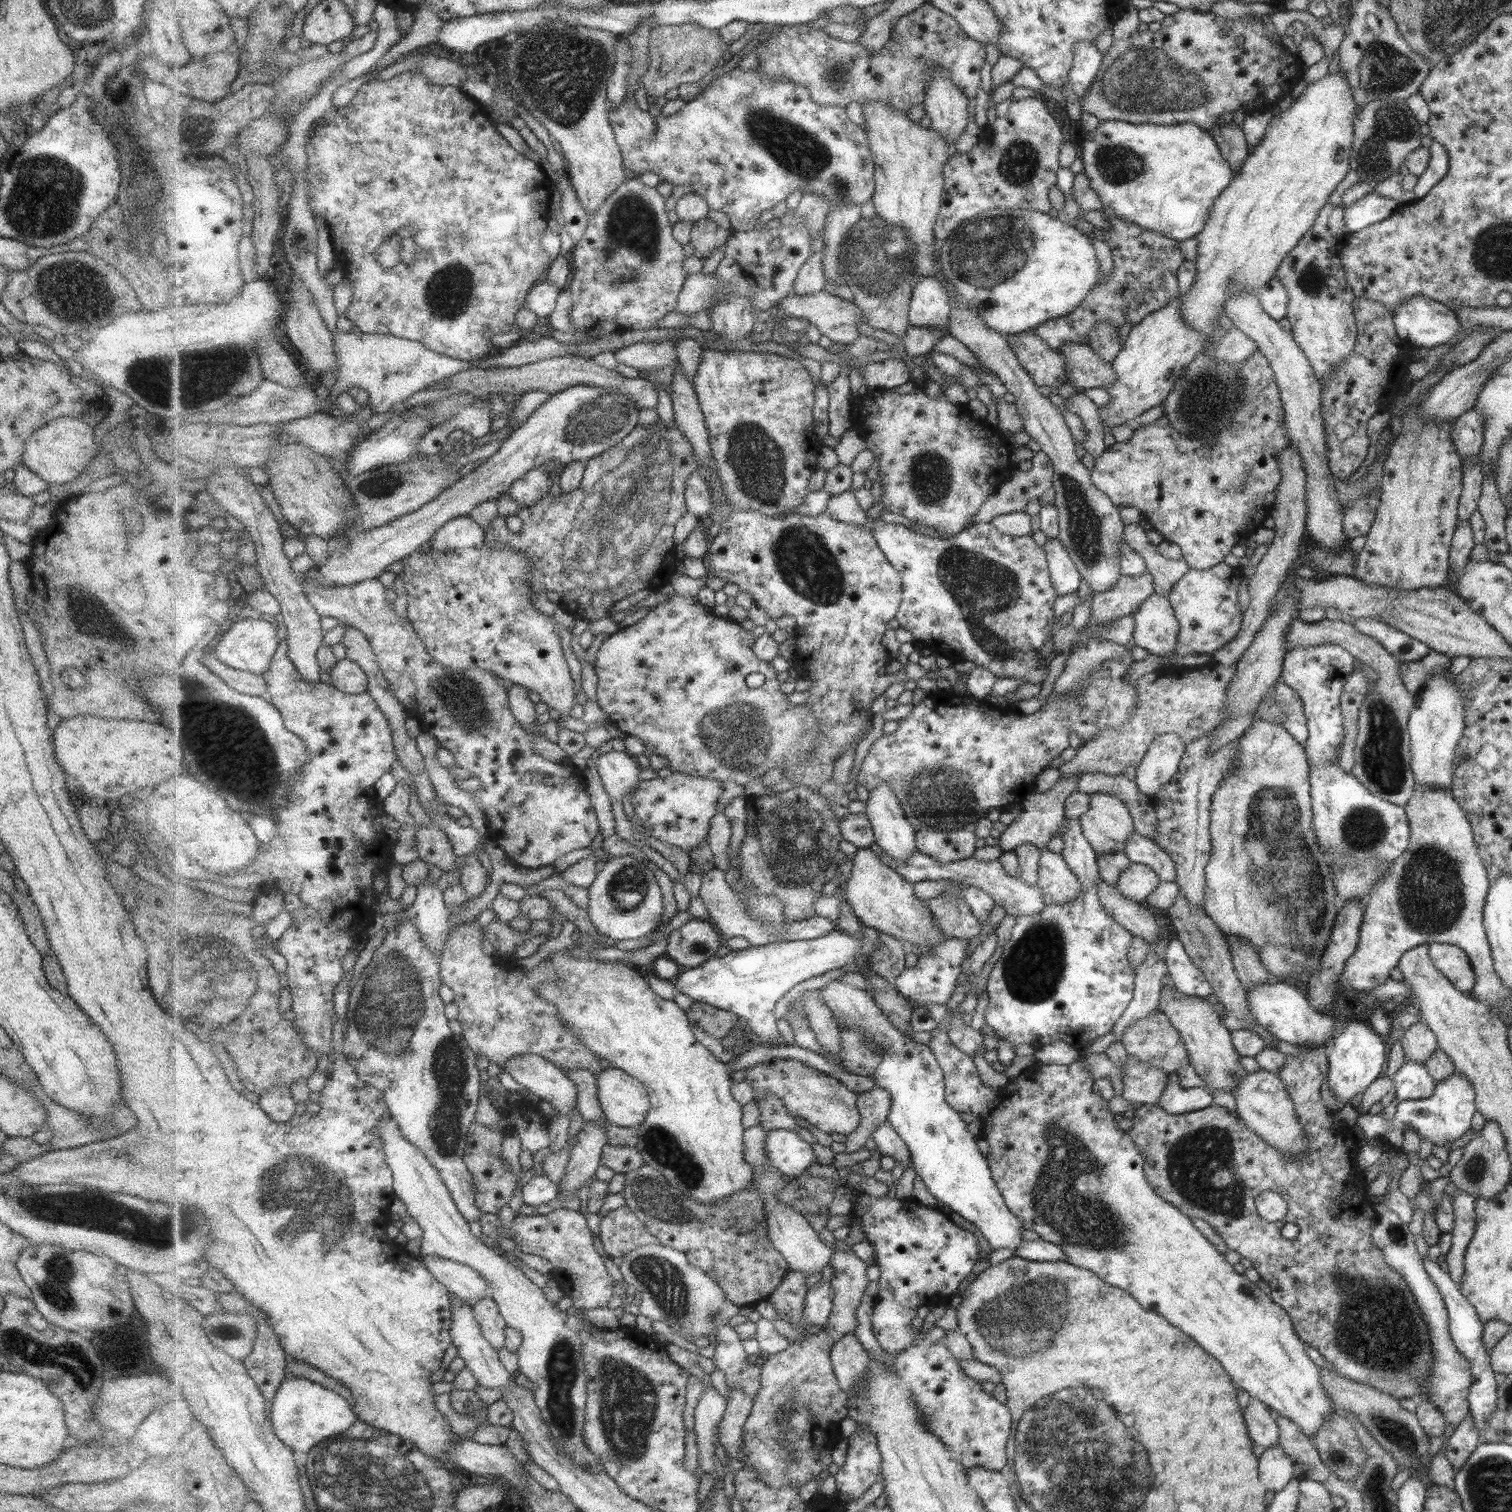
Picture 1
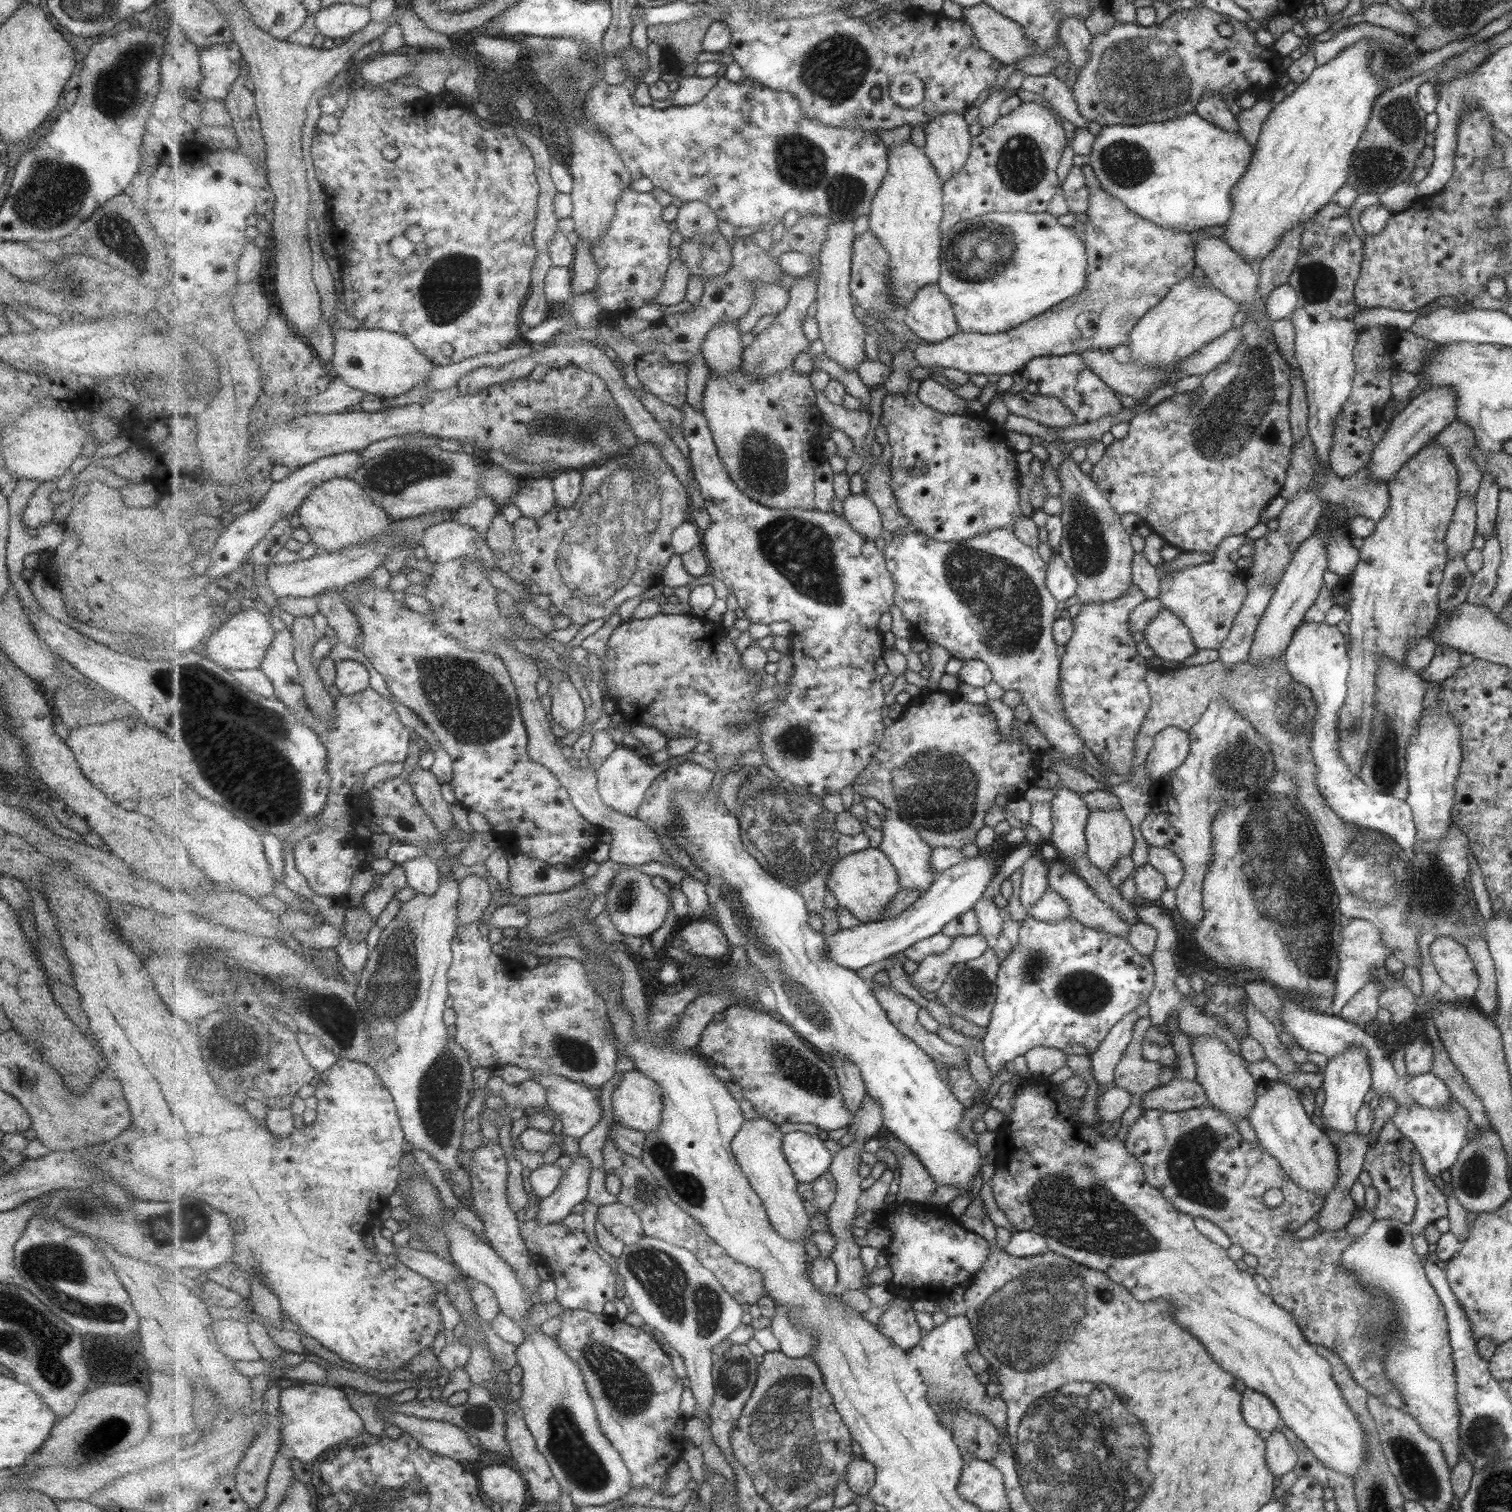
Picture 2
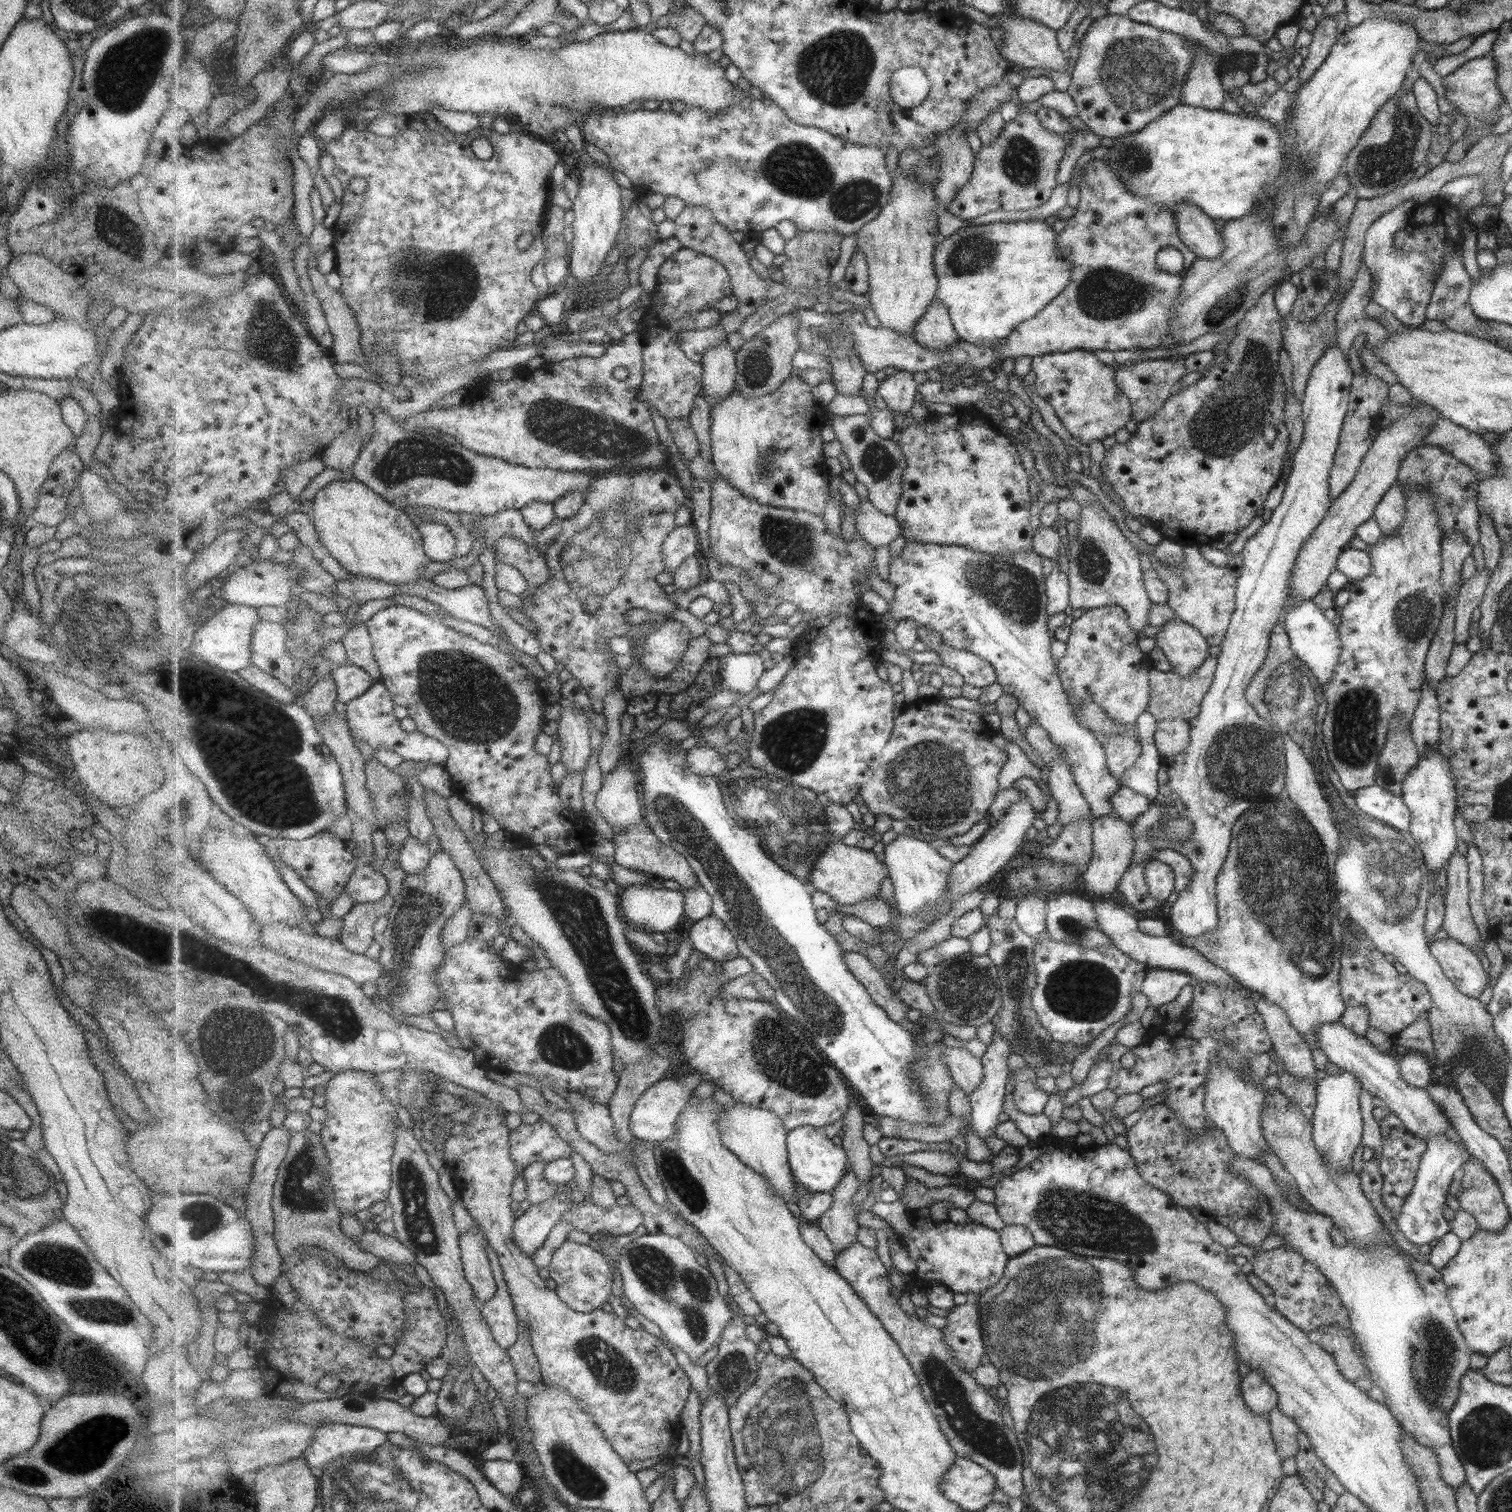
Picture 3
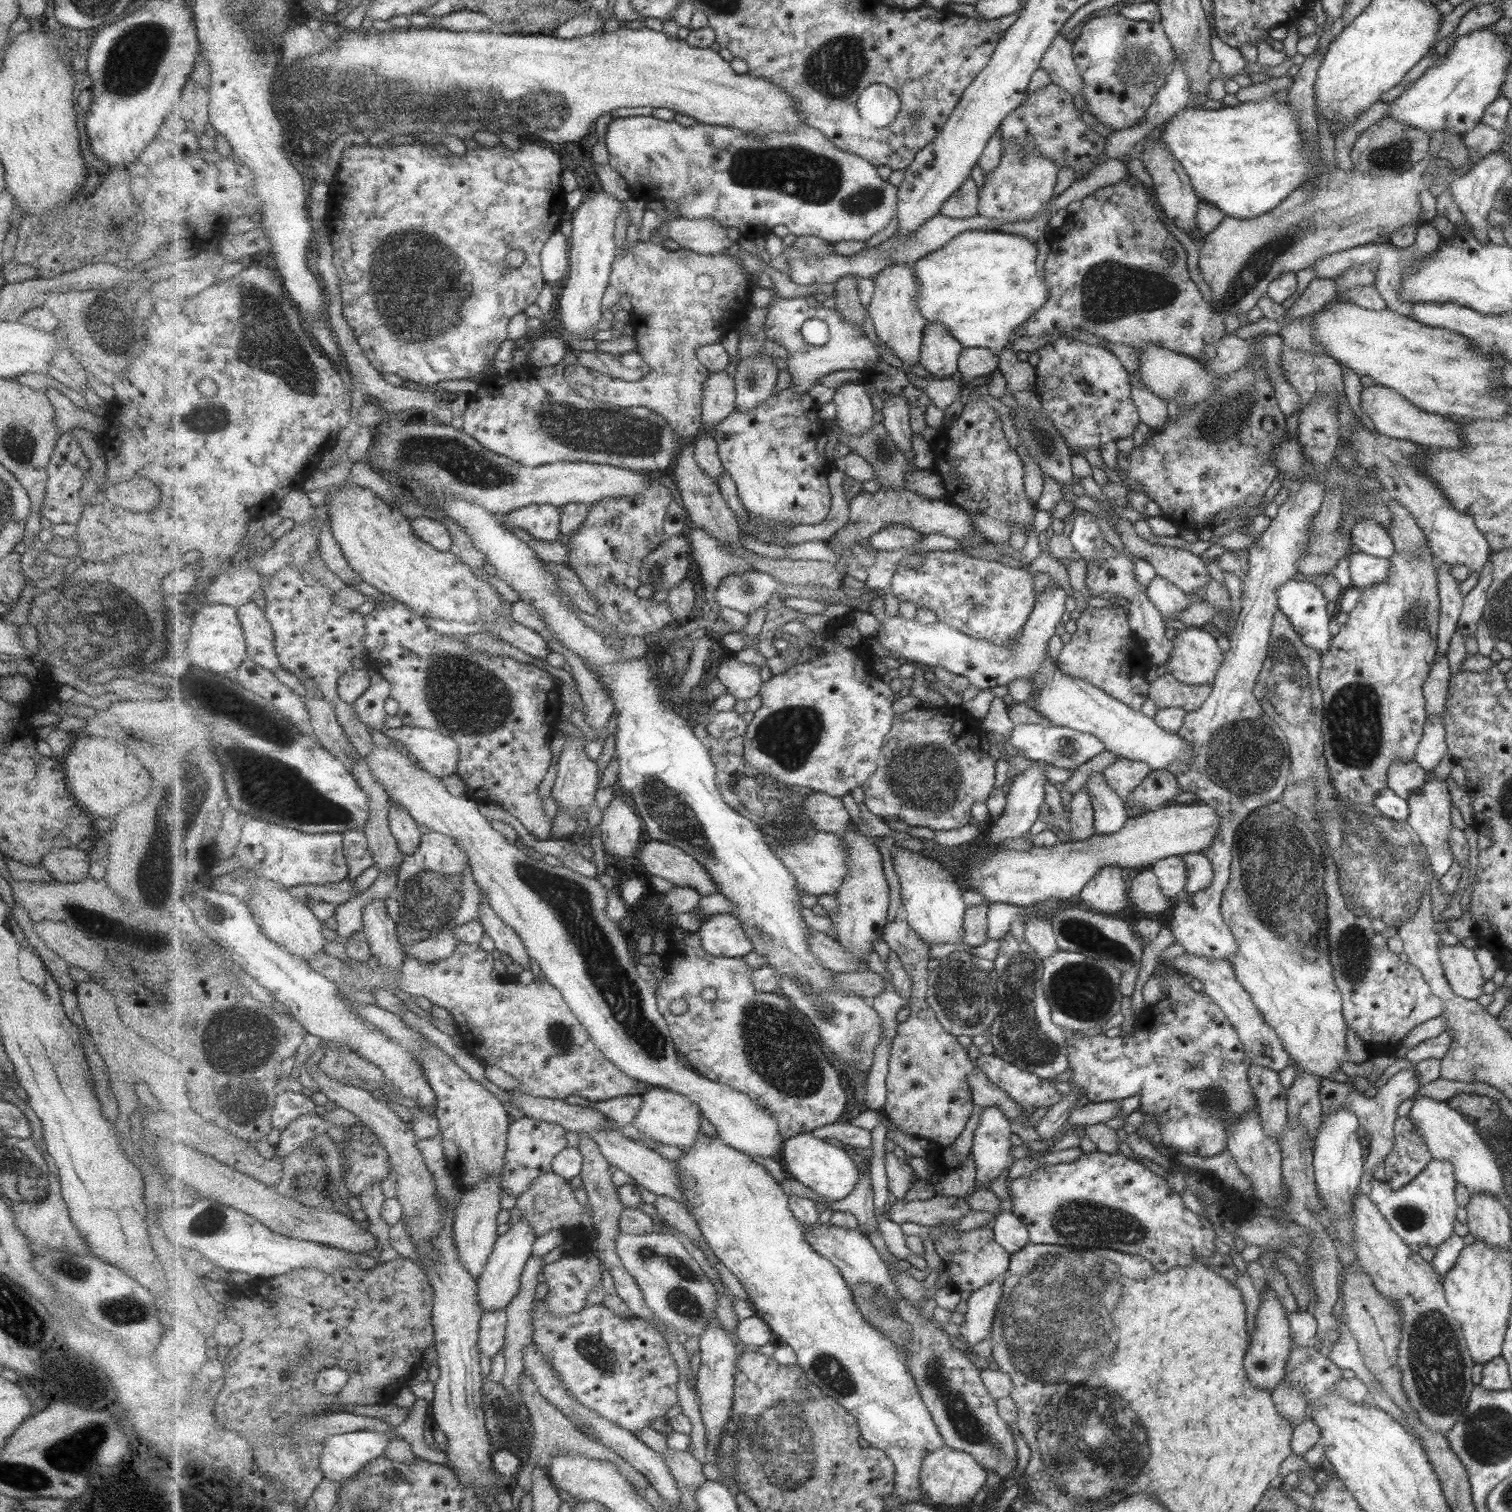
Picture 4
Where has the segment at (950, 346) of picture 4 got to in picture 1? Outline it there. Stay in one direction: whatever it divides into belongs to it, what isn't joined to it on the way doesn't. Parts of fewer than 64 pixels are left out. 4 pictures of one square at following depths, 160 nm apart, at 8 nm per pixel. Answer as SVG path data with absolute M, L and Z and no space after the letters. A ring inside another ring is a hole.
M935 276L920 278L910 304L913 326L939 329L950 334L951 305L947 287Z

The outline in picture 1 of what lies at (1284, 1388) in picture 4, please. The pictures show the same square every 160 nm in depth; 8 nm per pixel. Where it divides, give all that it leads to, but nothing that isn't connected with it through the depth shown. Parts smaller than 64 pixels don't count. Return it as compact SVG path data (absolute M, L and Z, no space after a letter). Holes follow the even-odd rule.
M1279 1446L1262 1450L1259 1456L1259 1479L1271 1493L1279 1492L1289 1483L1293 1464Z

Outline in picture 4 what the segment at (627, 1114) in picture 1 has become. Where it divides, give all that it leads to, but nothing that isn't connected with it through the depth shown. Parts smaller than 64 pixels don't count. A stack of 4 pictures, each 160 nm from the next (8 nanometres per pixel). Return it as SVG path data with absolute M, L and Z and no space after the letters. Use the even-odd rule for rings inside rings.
M655 1086L649 1087L641 1098L640 1110L633 1118L634 1125L641 1132L662 1144L677 1146L681 1149L688 1149L694 1145L701 1130L699 1115L703 1114L699 1104L677 1091Z

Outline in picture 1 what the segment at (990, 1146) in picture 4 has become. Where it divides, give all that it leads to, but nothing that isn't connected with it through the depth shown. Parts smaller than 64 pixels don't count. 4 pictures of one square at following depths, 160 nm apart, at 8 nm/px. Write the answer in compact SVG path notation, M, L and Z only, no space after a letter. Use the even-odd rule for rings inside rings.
M1065 818L1065 822L1065 833L1060 837L1063 840L1060 855L1067 868L1075 875L1080 886L1079 892L1071 902L1045 905L1038 913L1015 917L1011 938L1005 942L1001 956L987 978L986 994L989 1004L983 1016L984 1024L1013 1046L1025 1043L1036 1049L1061 1041L1081 1055L1095 1038L1111 1032L1133 1000L1135 970L1129 962L1133 936L1111 919L1111 915L1100 903L1096 885L1100 880L1096 852L1082 834L1078 820Z

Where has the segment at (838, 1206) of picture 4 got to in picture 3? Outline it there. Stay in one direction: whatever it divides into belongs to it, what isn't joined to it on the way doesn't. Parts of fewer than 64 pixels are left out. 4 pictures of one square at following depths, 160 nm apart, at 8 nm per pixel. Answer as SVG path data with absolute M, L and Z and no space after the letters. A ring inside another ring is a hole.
M853 1099L850 1102L848 1111L842 1119L842 1144L847 1151L848 1160L855 1169L859 1181L871 1182L873 1174L873 1162L871 1154L869 1154L869 1144L863 1138L863 1126L868 1122L868 1118L863 1113L863 1106L859 1104L859 1100Z

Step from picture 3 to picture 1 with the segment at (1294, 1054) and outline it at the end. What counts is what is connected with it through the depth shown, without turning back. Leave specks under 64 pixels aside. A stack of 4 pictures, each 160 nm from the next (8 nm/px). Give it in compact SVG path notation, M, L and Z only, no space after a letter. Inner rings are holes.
M1224 936L1224 940L1231 954L1233 971L1243 991L1249 992L1259 984L1270 982L1268 973L1259 961L1257 949L1251 942L1235 936Z

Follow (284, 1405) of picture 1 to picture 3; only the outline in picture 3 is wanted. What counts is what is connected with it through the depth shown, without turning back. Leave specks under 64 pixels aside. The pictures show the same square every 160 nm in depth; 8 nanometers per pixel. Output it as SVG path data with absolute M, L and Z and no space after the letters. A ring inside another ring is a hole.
M321 1424L311 1446L304 1452L309 1468L325 1472L327 1463L337 1457L357 1457L383 1446L387 1433L349 1424Z

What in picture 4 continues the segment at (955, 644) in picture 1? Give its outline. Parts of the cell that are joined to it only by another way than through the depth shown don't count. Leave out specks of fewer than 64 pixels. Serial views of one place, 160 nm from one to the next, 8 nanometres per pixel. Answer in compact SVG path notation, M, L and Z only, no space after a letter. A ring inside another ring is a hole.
M962 549L929 551L922 555L922 565L902 566L896 570L891 589L898 602L913 602L918 609L932 610L936 613L938 621L960 630L971 638L982 638L993 646L1007 646L1020 636L1022 626L1030 618L1036 604L1033 582L1031 582L1031 576L1027 576L1028 566L1015 568L998 561L986 561L975 558ZM1100 772L1089 773L1084 784L1092 806L1094 832L1111 834L1121 829L1126 822L1127 810L1123 800L1109 786Z

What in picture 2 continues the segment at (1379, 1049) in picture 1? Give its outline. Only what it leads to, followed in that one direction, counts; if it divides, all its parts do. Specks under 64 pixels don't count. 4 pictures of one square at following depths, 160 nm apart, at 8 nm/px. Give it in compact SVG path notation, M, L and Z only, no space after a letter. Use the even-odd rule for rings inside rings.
M1347 1047L1341 1051L1341 1054L1337 1054L1335 1058L1328 1060L1325 1068L1320 1071L1323 1074L1321 1086L1324 1090L1324 1103L1320 1112L1324 1122L1321 1122L1319 1126L1324 1132L1329 1129L1343 1134L1355 1131L1355 1113L1363 1104L1363 1096L1369 1090L1369 1084L1372 1084L1367 1054L1361 1047Z

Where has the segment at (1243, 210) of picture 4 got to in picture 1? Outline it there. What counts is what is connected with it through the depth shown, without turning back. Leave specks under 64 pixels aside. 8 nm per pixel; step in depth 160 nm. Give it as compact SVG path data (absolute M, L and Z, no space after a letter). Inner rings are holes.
M1100 120L1093 131L1083 133L1076 149L1082 162L1081 172L1088 178L1104 210L1125 222L1137 224L1141 230L1150 230L1177 243L1194 237L1205 226L1209 208L1234 176L1213 137L1188 122L1158 125Z

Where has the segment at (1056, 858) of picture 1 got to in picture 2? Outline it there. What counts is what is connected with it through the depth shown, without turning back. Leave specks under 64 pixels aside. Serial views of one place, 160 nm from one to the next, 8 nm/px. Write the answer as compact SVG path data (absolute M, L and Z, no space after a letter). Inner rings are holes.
M1054 863L1048 867L1046 871L1046 879L1048 882L1048 889L1055 891L1066 903L1069 914L1081 926L1111 934L1111 936L1119 936L1119 938L1128 939L1129 924L1123 923L1116 912L1106 907L1096 896L1095 893L1079 878L1068 865L1062 863Z

